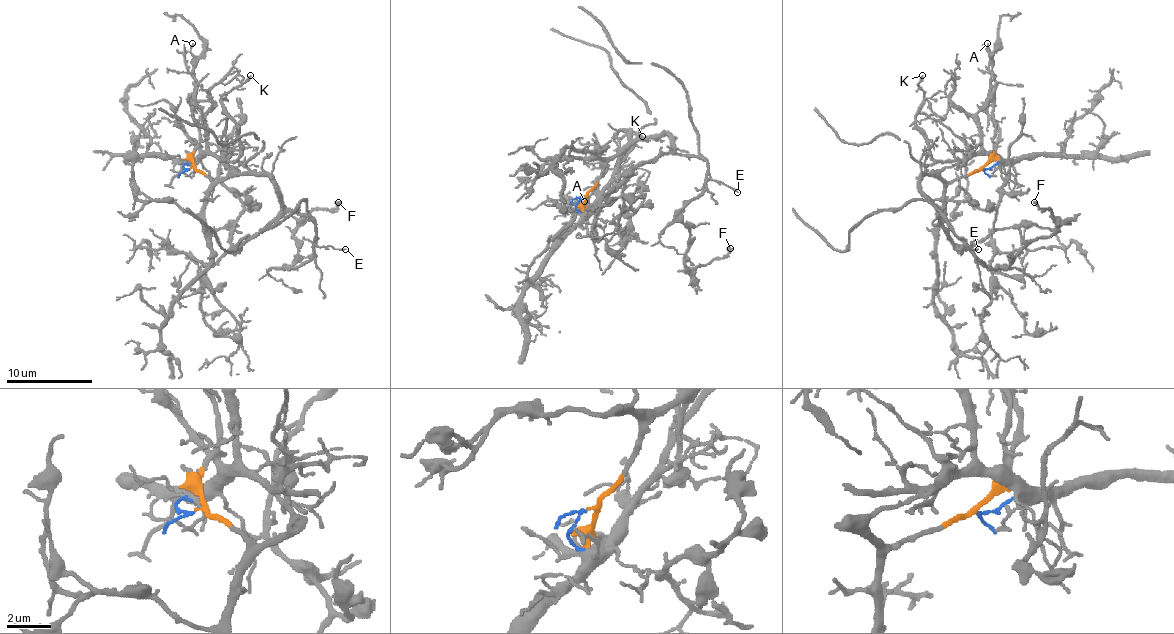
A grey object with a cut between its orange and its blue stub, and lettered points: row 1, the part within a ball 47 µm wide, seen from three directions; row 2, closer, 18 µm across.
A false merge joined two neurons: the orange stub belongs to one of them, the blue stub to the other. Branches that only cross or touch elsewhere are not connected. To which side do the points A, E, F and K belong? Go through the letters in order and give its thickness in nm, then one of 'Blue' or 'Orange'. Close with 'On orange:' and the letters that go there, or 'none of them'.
A: Thickness 110 nm. Orange
E: Thickness 150 nm. Orange
F: Thickness 200 nm. Orange
K: Thickness 190 nm. Blue
On orange: A, E, F

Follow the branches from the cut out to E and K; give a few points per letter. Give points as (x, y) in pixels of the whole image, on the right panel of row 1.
E: (983, 169), (948, 182), (920, 177), (920, 188), (940, 207), (942, 218), (965, 246), (978, 248)
K: (983, 169), (998, 163), (993, 156), (931, 156), (916, 122), (923, 75)

